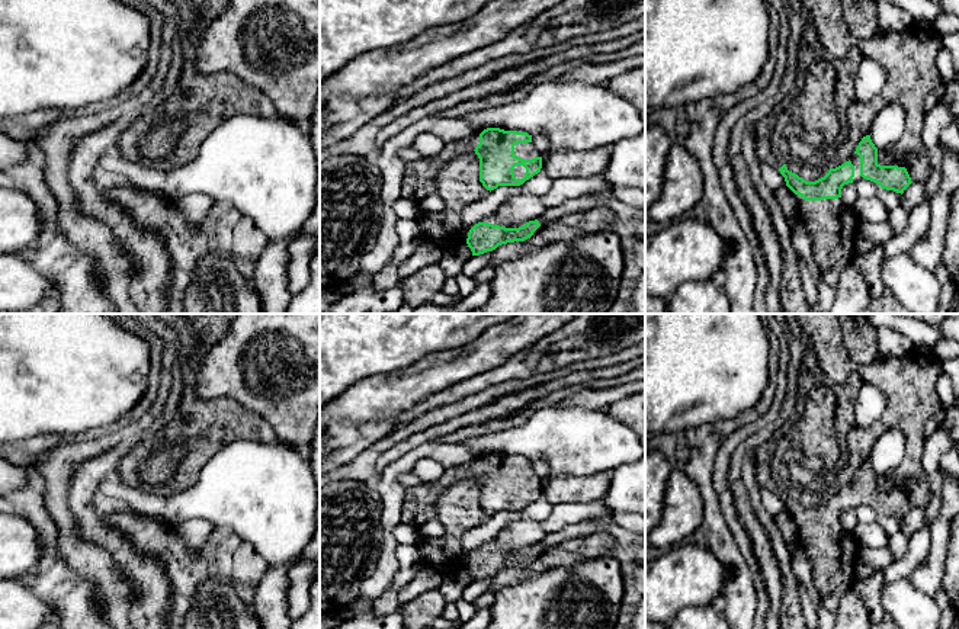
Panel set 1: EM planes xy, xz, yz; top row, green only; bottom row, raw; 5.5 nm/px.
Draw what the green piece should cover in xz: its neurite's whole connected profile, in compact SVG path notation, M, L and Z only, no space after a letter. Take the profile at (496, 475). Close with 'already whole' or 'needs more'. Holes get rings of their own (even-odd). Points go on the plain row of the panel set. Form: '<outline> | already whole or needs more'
M487 453L469 468L449 468L433 482L405 488L401 520L423 526L437 517L436 501L452 484L475 478L480 484L480 507L487 516L520 511L542 494L542 481L527 458Z | needs more

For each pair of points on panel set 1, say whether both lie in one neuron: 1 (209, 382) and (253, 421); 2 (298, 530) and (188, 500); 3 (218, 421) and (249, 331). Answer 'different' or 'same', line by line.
1: different
2: same
3: different

